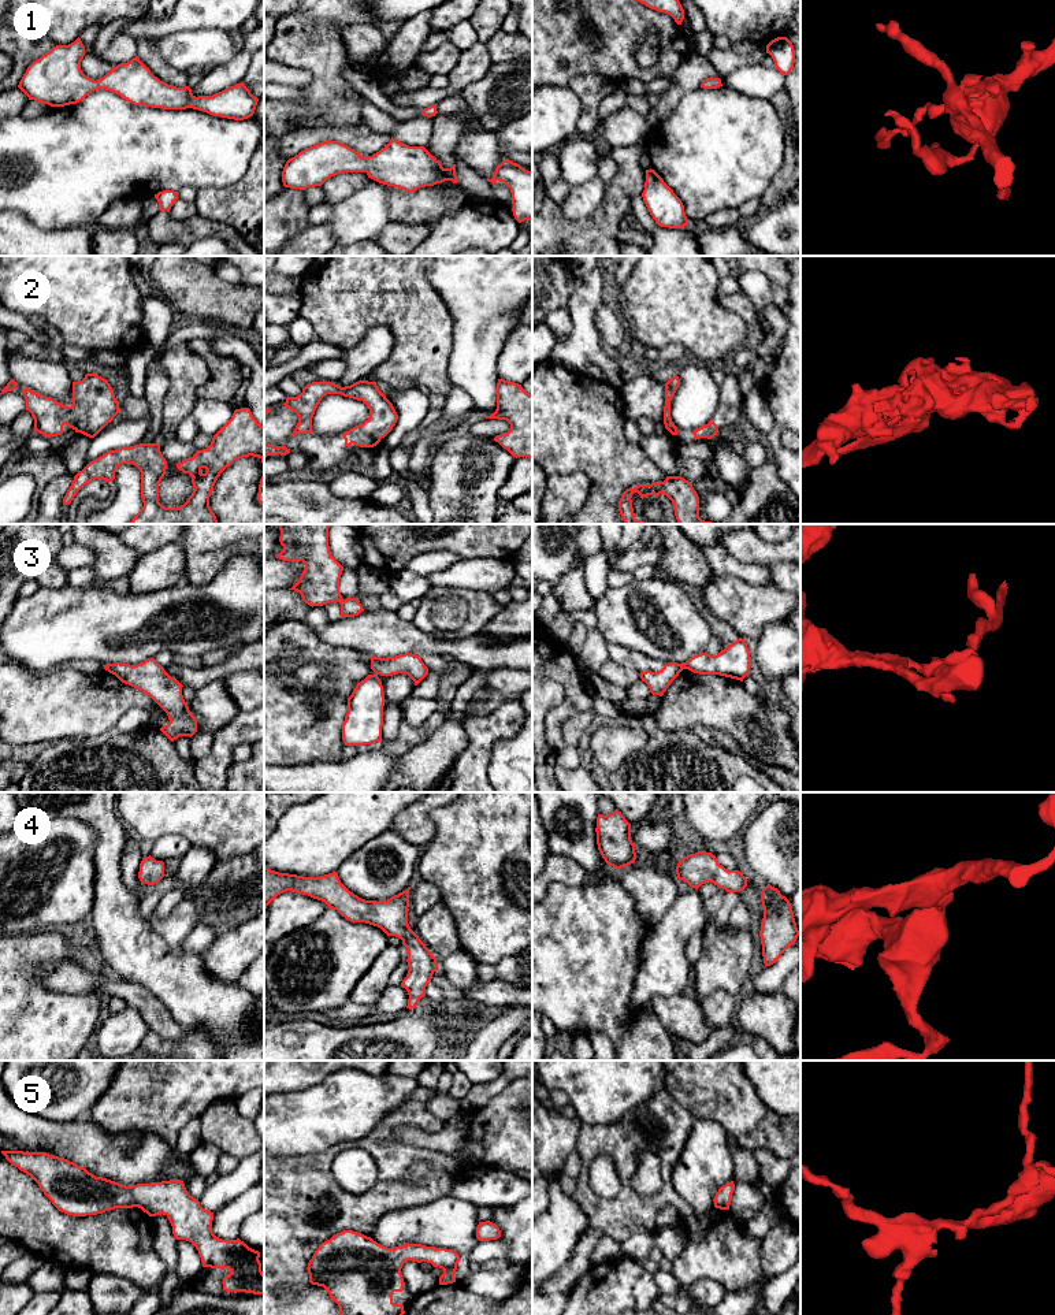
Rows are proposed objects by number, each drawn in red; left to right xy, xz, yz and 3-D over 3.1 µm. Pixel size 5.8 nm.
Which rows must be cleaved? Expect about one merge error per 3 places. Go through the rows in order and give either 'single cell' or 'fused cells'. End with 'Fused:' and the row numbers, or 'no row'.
1: single cell
2: single cell
3: fused cells
4: single cell
5: single cell
Fused: 3

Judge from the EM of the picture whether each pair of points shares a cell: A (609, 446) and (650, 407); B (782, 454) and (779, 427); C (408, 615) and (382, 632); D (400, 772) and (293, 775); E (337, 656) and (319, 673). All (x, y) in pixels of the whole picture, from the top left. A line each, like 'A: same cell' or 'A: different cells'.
A: different cells
B: same cell
C: different cells
D: different cells
E: different cells

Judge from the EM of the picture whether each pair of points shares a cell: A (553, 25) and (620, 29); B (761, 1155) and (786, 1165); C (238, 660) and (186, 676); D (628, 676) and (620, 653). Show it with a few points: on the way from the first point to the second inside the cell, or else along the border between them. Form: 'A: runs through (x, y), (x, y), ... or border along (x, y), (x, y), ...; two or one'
A: runs through (569, 38), (600, 38), (604, 34); one
B: runs through (766, 1161), (771, 1165), (780, 1165); one
C: runs through (226, 668), (199, 676); one
D: border along (609, 657), (639, 672); two

